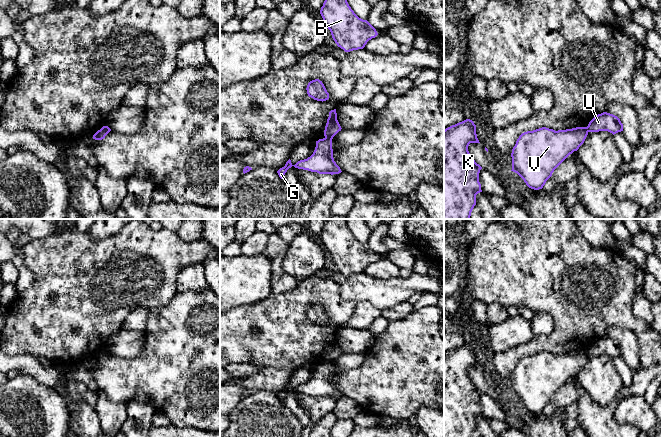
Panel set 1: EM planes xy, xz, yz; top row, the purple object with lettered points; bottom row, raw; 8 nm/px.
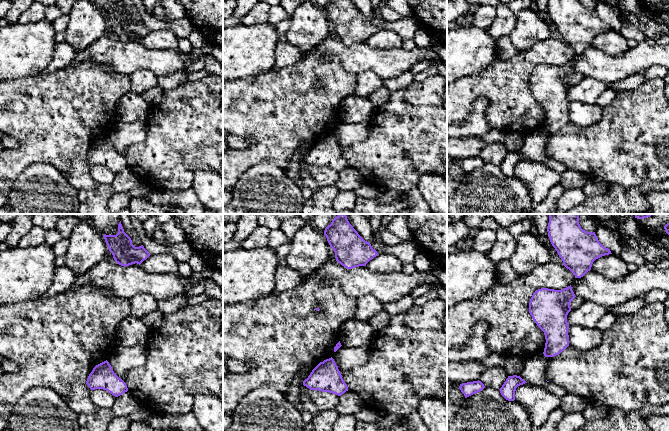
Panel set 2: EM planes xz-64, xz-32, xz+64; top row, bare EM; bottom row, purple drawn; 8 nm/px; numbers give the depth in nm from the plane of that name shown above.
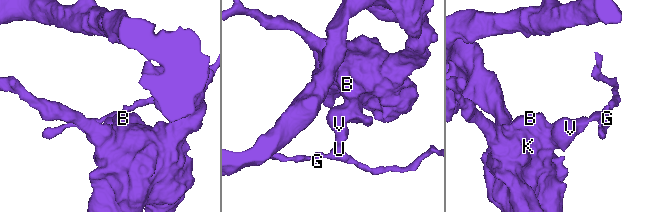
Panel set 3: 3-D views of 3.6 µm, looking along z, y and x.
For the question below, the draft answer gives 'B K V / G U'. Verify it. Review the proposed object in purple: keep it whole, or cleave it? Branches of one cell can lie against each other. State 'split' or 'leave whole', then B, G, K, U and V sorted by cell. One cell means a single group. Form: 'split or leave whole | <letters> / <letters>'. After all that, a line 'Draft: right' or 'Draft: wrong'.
split | B K V / G U
Draft: right

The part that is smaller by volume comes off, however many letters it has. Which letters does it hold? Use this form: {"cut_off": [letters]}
{"cut_off": ["G", "U"]}

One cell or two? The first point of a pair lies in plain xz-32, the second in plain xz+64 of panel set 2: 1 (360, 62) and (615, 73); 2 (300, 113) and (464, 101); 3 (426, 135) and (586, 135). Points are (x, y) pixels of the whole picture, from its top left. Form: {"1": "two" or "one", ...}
{"1": "one", "2": "one", "3": "one"}

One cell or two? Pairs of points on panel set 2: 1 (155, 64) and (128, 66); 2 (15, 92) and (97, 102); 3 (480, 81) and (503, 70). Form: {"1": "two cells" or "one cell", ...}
{"1": "one cell", "2": "one cell", "3": "one cell"}

